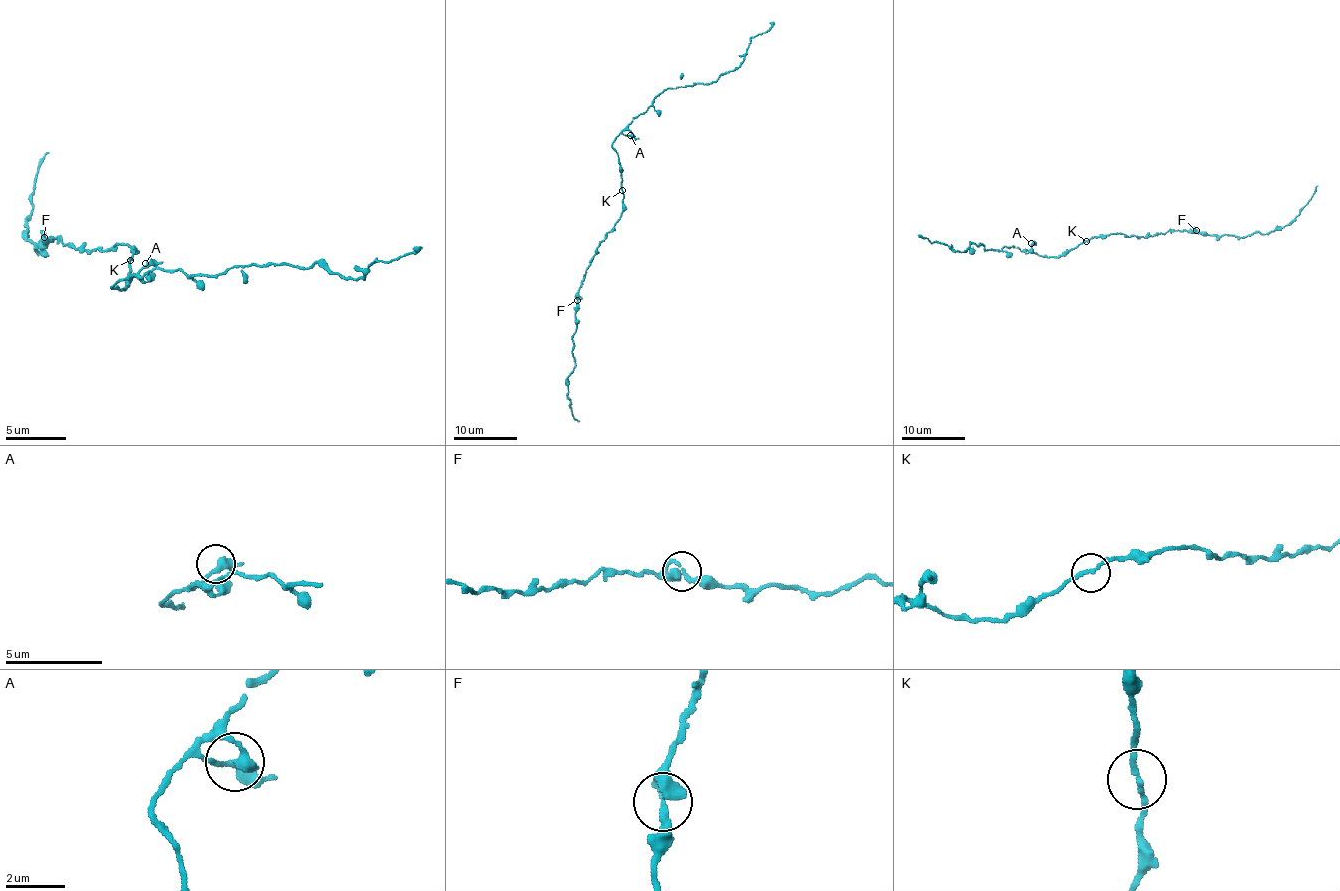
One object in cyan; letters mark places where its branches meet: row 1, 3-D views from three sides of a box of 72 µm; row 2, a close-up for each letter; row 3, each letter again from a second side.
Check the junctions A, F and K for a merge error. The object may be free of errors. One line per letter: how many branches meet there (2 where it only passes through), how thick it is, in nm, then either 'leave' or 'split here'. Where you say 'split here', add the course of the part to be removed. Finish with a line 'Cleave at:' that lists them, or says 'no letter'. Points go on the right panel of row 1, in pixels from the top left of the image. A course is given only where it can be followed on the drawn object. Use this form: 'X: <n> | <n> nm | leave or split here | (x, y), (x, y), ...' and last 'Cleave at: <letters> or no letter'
A: 2 | 360 nm | leave
F: 2 | 400 nm | leave
K: 2 | 180 nm | leave
Cleave at: no letter

